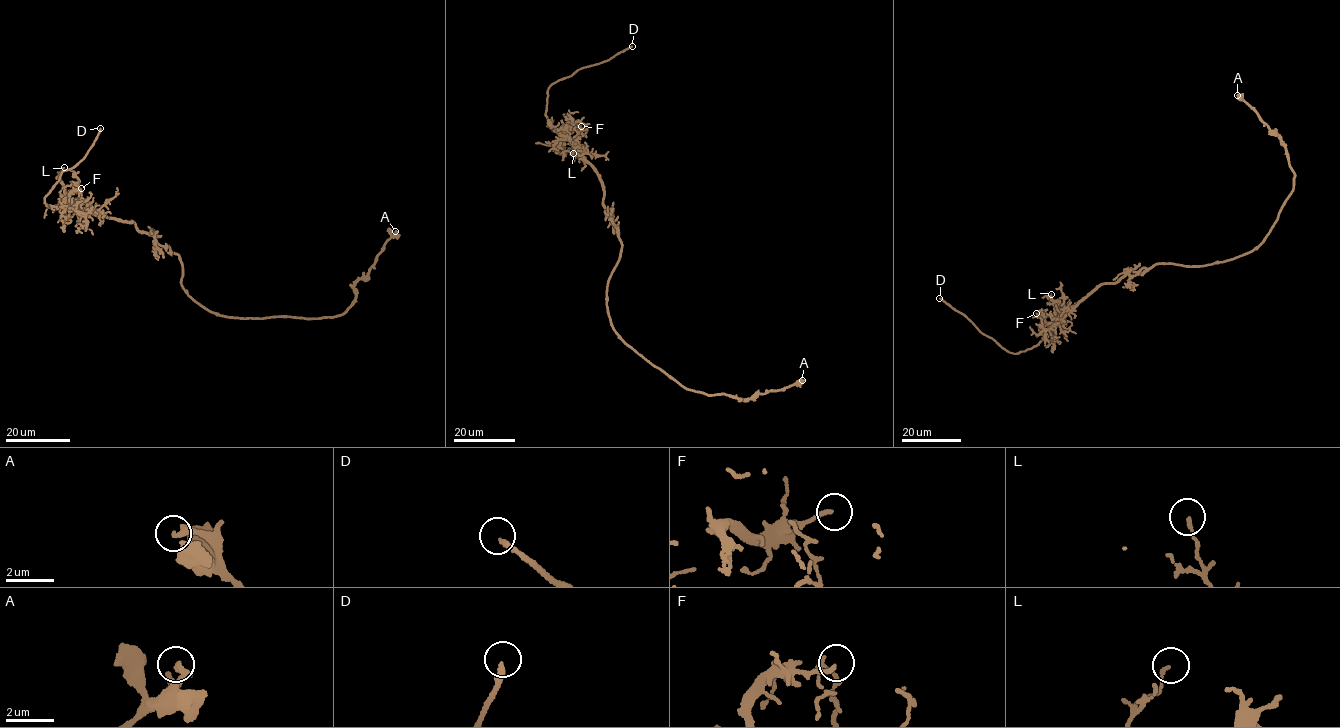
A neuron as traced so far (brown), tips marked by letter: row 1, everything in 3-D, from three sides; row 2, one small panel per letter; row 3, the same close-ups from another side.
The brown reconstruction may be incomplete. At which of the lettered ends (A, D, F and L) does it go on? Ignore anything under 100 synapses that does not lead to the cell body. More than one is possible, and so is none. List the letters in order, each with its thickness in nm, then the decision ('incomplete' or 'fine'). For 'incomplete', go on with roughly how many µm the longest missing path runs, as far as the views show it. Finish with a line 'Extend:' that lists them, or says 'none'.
A: calibre 240 nm; fine
D: calibre 220 nm; incomplete; missing 20 µm
F: calibre 160 nm; fine
L: calibre 110 nm; fine
Extend: D

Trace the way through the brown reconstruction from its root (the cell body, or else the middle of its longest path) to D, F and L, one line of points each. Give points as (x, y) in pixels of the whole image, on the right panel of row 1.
D: (1170, 263), (1140, 269), (1134, 275), (1098, 285), (1043, 339), (1014, 353), (939, 298)
F: (1170, 263), (1140, 269), (1134, 275), (1098, 285), (1054, 323), (1044, 324), (1036, 313)
L: (1170, 263), (1140, 269), (1134, 275), (1098, 285), (1064, 311), (1057, 323), (1063, 308), (1054, 303), (1051, 294)

